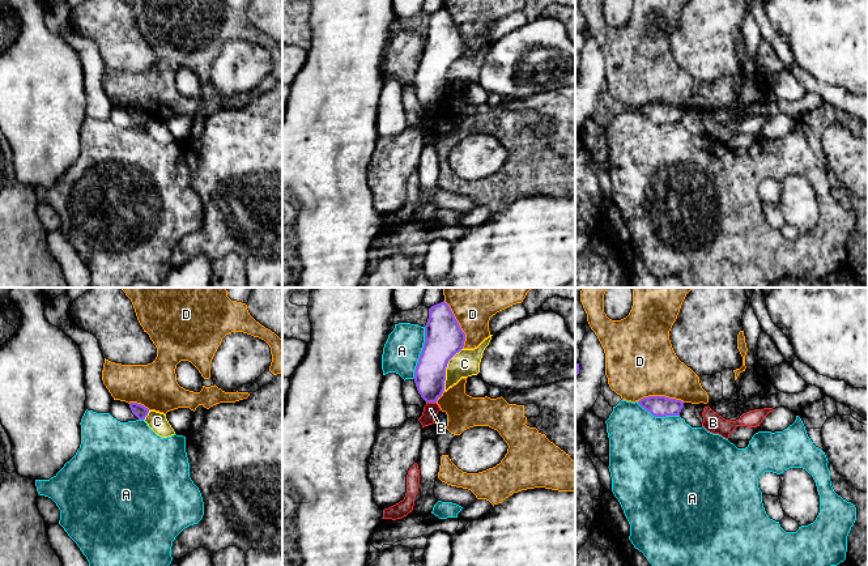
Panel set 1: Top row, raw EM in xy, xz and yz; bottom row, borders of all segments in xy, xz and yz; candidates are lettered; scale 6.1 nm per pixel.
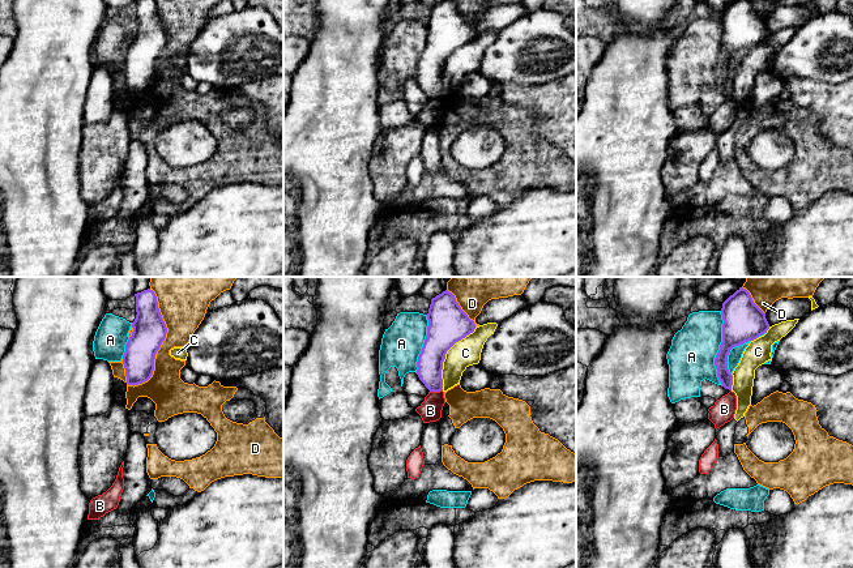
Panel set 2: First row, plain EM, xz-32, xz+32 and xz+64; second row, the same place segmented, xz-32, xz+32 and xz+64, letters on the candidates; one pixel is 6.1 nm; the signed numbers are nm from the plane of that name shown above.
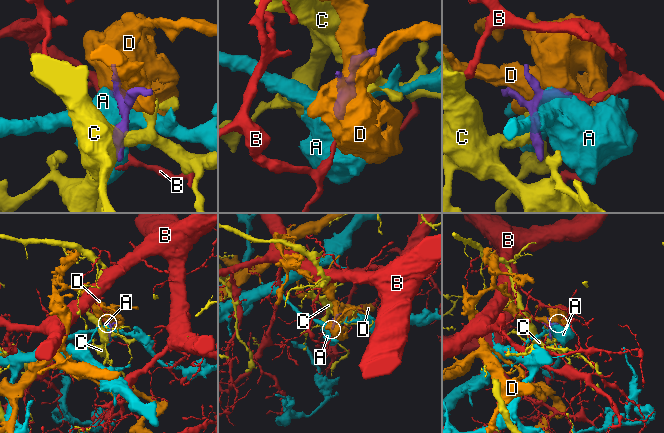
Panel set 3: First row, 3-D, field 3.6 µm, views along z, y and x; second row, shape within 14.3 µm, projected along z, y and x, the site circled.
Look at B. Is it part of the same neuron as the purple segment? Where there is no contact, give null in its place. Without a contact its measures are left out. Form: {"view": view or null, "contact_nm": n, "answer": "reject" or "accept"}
{"view": "xz", "contact_nm": 60, "answer": "reject"}

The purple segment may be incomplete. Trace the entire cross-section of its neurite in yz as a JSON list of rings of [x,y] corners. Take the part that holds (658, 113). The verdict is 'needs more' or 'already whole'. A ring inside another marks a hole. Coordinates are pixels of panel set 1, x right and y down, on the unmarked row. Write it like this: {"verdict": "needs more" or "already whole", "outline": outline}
{"verdict": "already whole", "outline": [[[665,103],[643,105],[638,111],[655,124],[680,123],[684,114],[684,108]]]}

